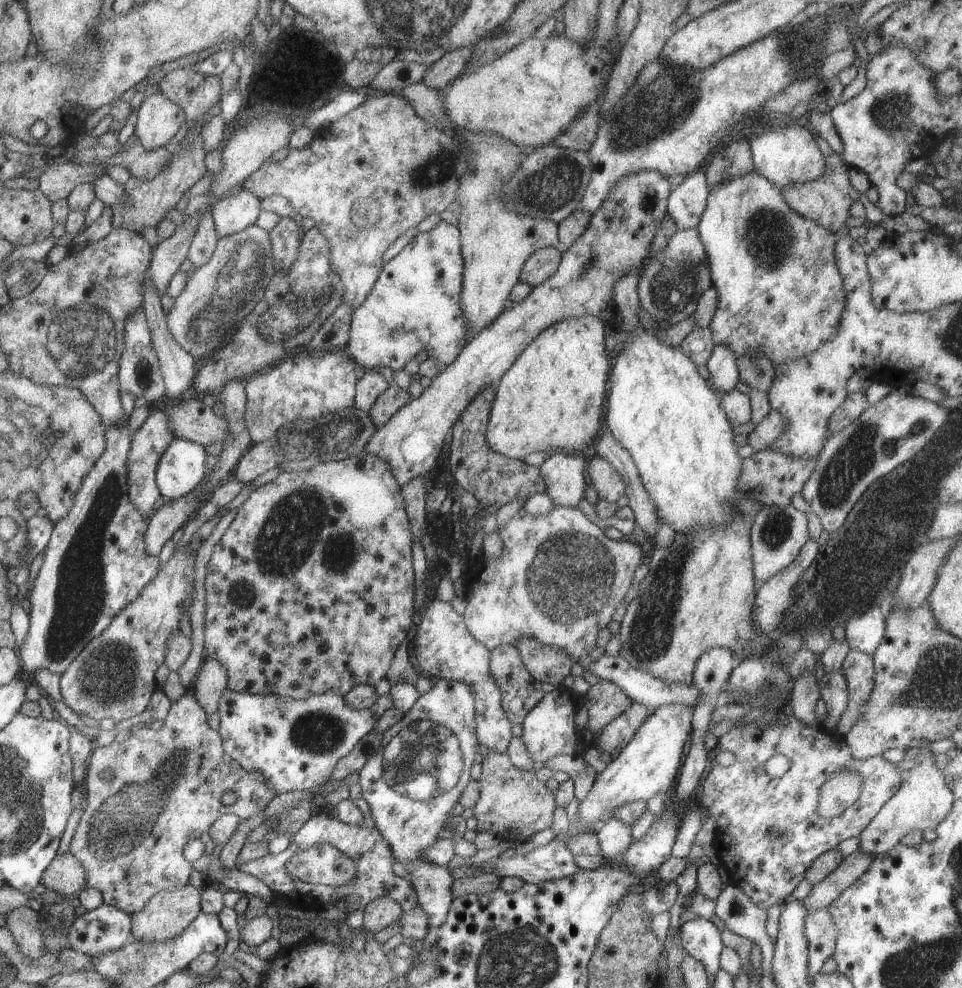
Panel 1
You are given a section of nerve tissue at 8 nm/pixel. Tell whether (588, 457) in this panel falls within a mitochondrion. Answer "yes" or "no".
no

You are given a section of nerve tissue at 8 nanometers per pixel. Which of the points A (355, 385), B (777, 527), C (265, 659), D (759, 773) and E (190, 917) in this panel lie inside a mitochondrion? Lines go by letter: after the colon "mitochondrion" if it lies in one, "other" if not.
A: other
B: mitochondrion
C: other
D: other
E: other

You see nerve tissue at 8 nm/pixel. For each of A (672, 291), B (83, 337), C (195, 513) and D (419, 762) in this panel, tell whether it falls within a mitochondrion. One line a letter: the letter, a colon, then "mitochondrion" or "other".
A: mitochondrion
B: mitochondrion
C: other
D: mitochondrion

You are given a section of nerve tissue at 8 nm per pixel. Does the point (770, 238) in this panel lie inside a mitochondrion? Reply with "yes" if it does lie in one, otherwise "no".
yes

